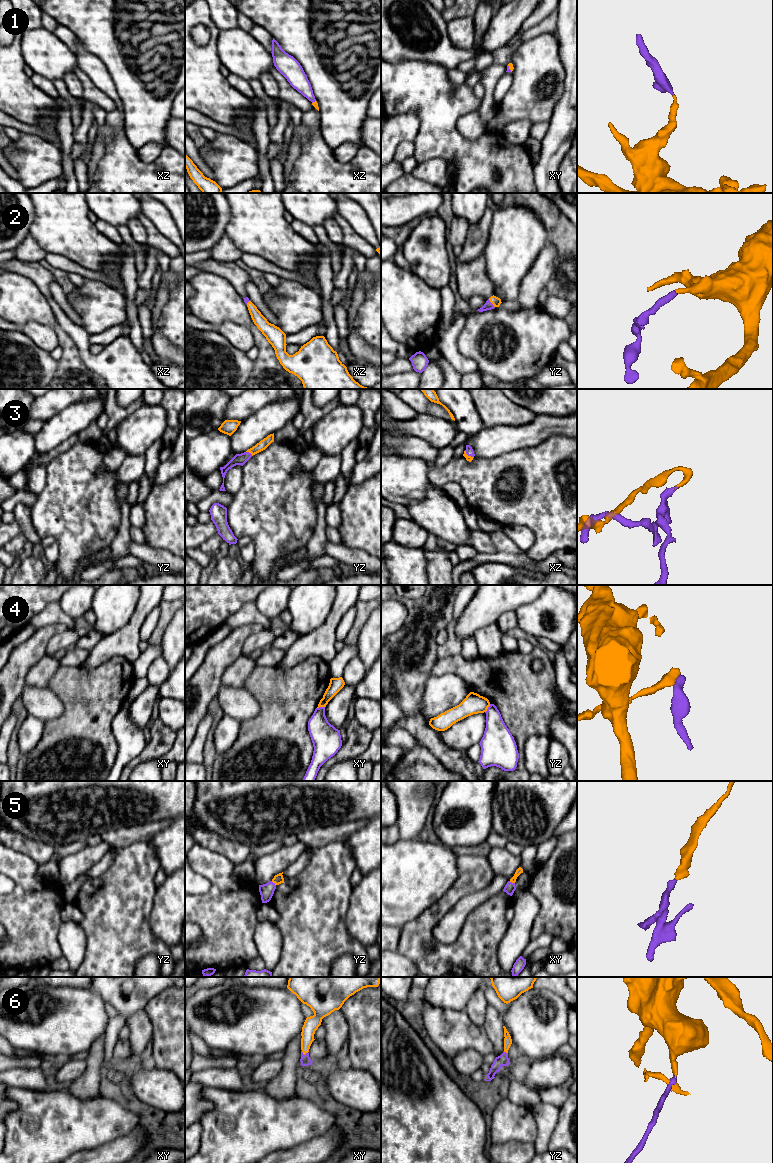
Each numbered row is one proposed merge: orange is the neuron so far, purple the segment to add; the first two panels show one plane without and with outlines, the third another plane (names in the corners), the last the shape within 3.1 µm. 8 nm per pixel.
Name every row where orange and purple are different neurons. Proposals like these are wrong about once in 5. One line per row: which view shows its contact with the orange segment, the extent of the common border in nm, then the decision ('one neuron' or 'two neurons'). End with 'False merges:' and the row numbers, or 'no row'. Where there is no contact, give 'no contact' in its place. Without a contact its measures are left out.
1: contact in xy; length 70 nm; one neuron
2: contact in yz; length 90 nm; one neuron
3: contact in yz; length 70 nm; one neuron
4: contact in yz; length 80 nm; two neurons
5: contact in yz; length 50 nm; one neuron
6: contact in xy; length 60 nm; one neuron
False merges: 4

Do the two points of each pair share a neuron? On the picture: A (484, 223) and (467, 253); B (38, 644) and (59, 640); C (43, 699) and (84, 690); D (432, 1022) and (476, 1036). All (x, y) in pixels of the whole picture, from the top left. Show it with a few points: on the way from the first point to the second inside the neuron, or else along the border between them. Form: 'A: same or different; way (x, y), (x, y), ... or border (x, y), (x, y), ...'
A: same; way (480, 230), (473, 246)
B: different; border (68, 628), (57, 632), (49, 640), (45, 654)
C: different; border (48, 687), (63, 706), (63, 712), (55, 719)
D: same; way (443, 1025), (455, 1033), (465, 1035)

